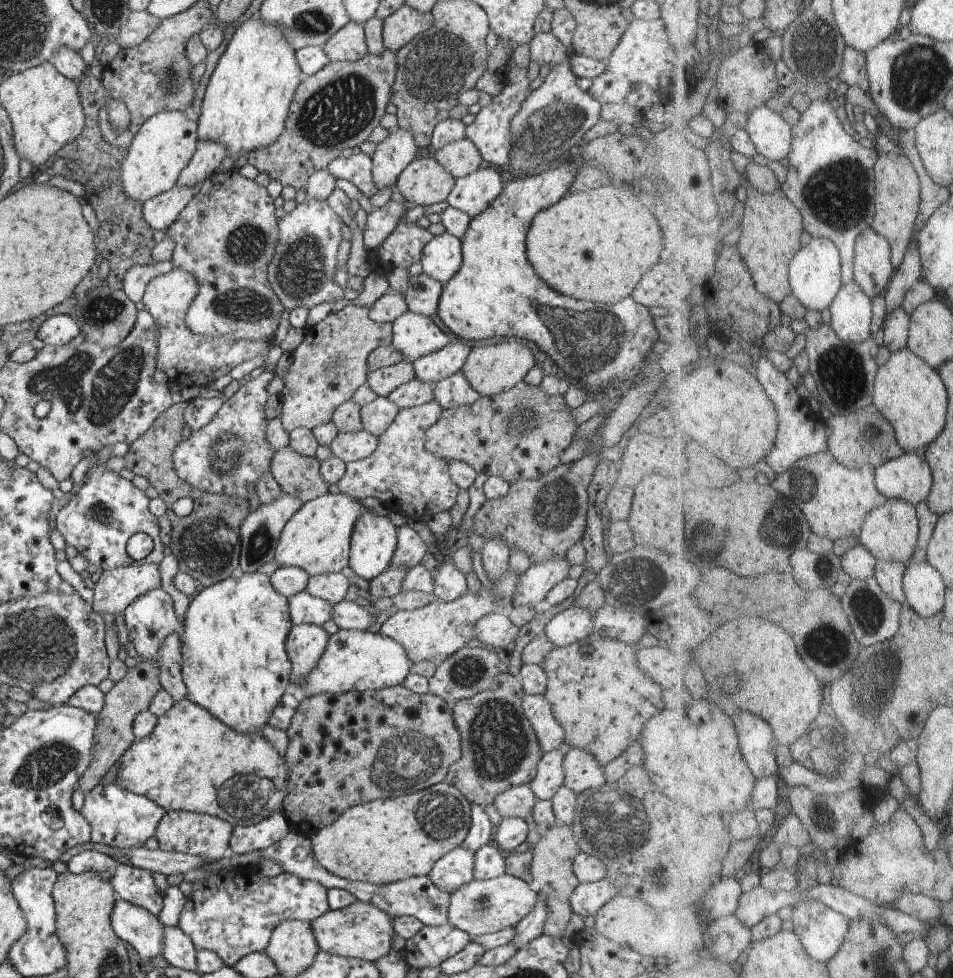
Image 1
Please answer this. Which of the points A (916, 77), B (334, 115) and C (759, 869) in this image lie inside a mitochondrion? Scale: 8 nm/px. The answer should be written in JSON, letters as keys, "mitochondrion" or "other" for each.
{"A":"mitochondrion","B":"mitochondrion","C":"other"}

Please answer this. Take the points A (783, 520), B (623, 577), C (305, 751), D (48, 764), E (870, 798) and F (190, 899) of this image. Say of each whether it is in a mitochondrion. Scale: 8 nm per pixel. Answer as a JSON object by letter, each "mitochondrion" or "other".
{"A":"mitochondrion","B":"mitochondrion","C":"other","D":"mitochondrion","E":"other","F":"other"}

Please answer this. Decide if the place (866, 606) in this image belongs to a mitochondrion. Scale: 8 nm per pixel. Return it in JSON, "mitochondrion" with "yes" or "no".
{"mitochondrion":"yes"}

